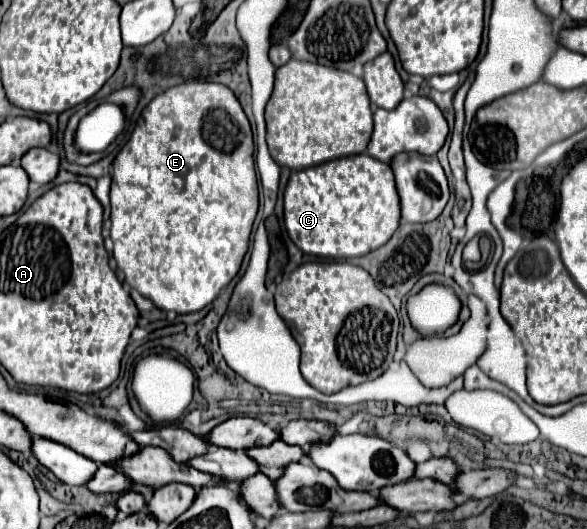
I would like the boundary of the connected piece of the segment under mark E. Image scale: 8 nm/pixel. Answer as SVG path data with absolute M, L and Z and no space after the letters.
M184 82L184 84L172 86L170 90L150 100L150 104L142 110L130 140L124 144L124 148L118 152L112 164L112 188L110 188L110 222L112 222L110 238L114 242L112 256L116 260L118 270L124 272L128 286L138 290L144 298L152 300L154 306L160 310L174 310L178 314L202 310L238 274L242 258L248 250L248 238L250 238L256 212L258 212L258 184L256 184L256 172L254 172L252 130L242 106L238 104L230 88L214 82Z

